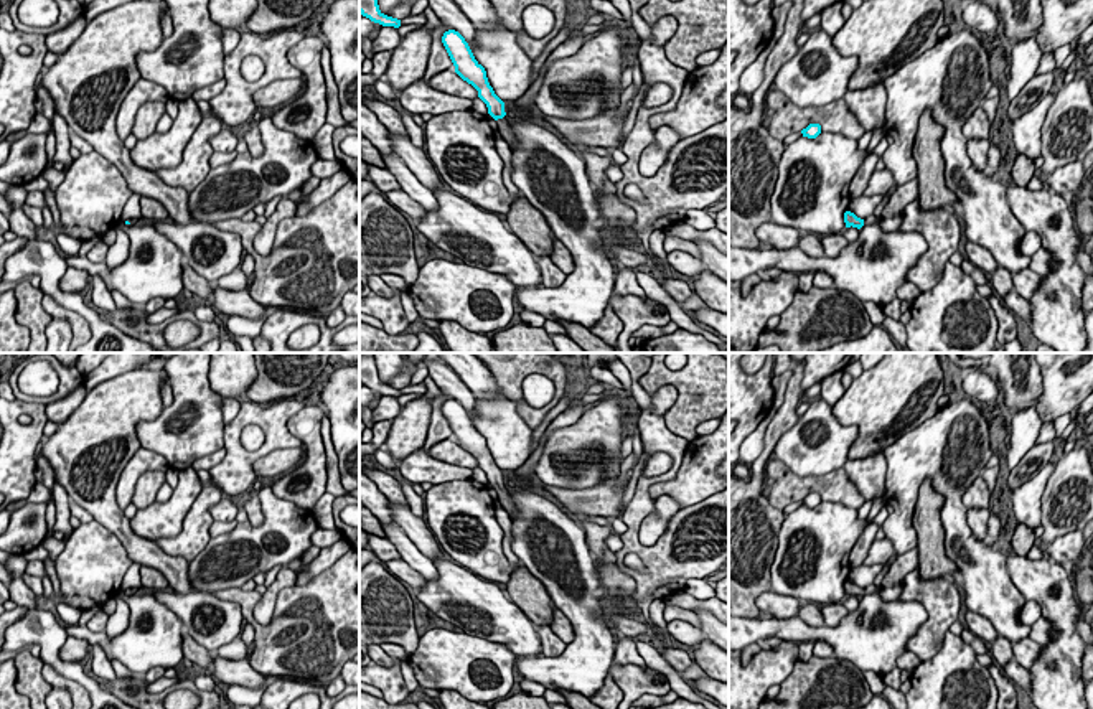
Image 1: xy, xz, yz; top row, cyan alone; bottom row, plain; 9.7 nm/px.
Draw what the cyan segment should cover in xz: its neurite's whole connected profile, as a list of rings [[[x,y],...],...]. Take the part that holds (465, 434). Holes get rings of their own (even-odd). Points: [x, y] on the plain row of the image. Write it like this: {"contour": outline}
{"contour": [[[448,399],[442,406],[442,412],[455,435],[455,442],[478,460],[478,467],[486,473],[488,483],[498,493],[498,501],[509,516],[514,516],[518,509],[506,486],[504,472],[495,463],[485,437],[475,429],[465,407],[458,401]]]}

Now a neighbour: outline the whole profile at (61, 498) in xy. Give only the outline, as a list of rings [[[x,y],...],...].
[[[54,481],[53,486],[53,500],[56,505],[56,523],[53,526],[53,533],[61,533],[63,536],[69,538],[73,534],[73,528],[71,528],[71,509],[69,509],[69,503],[71,498],[66,493],[66,490]]]

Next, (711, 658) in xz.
[[[704,640],[694,648],[694,663],[711,678],[729,684],[729,653]]]

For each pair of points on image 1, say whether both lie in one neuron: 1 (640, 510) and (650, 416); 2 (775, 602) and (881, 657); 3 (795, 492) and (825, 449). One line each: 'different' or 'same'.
1: same
2: different
3: different

